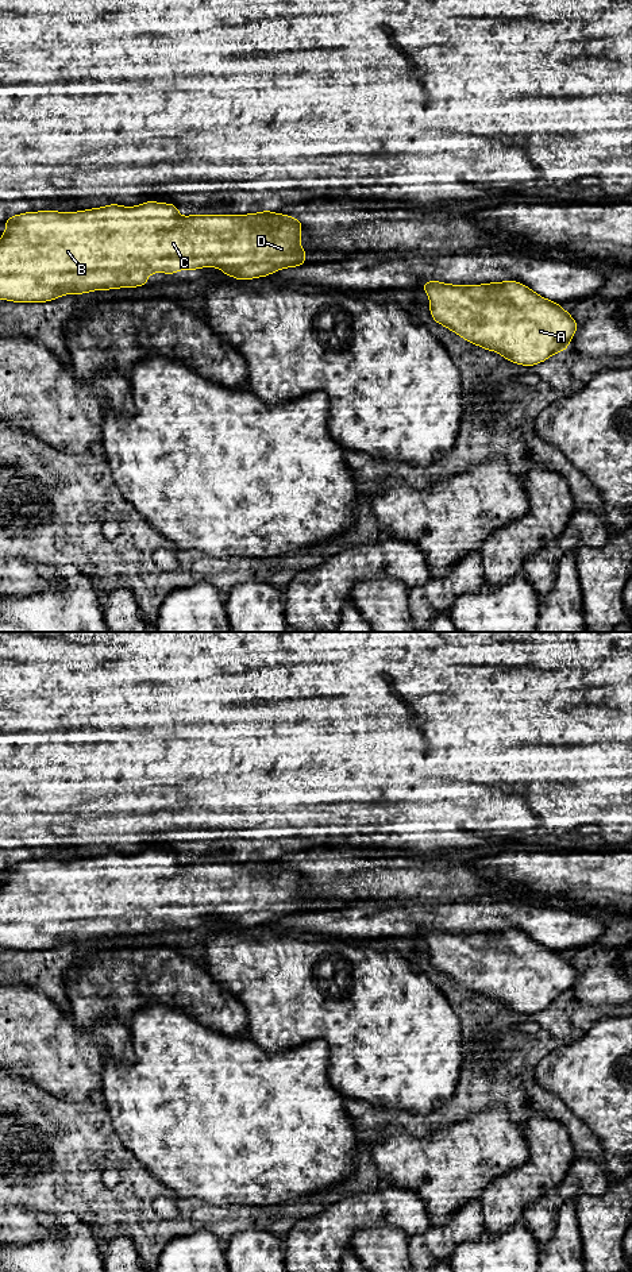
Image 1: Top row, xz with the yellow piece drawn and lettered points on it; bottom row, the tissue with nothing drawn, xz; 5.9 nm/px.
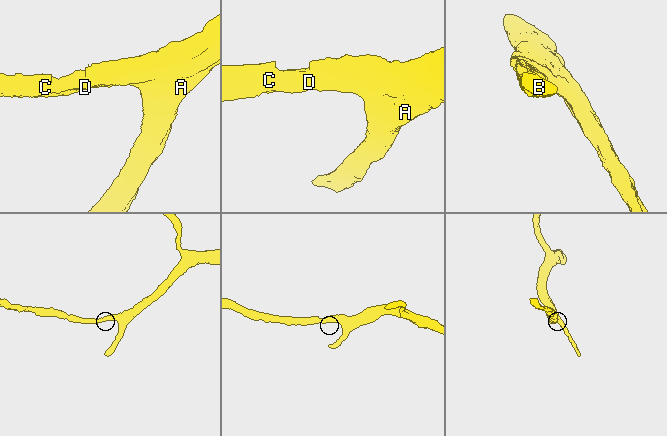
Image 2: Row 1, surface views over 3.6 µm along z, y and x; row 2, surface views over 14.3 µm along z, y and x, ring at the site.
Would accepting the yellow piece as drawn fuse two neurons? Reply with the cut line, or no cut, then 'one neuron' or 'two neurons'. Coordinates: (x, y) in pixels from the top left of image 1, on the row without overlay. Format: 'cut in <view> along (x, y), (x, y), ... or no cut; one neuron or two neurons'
no cut; one neuron

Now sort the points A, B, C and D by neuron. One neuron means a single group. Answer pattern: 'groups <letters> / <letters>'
groups A B C D

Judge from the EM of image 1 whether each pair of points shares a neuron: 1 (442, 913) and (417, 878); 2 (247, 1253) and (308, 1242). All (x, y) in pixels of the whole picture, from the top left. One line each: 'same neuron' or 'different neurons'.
1: different neurons
2: different neurons

